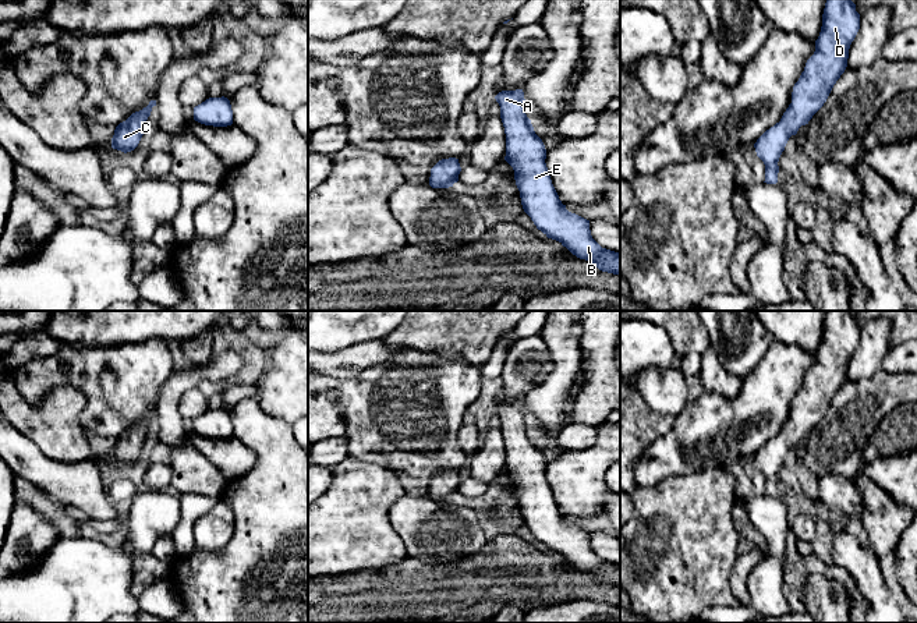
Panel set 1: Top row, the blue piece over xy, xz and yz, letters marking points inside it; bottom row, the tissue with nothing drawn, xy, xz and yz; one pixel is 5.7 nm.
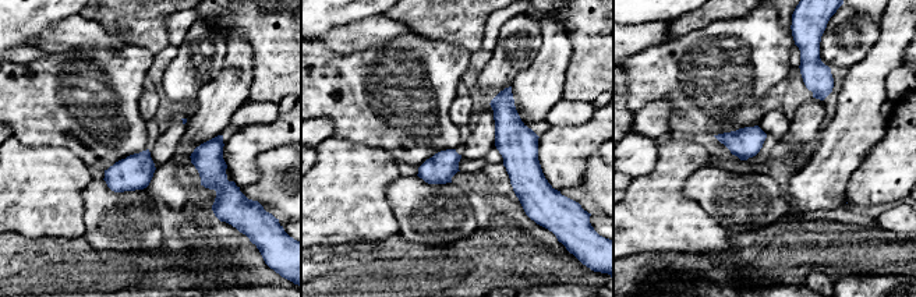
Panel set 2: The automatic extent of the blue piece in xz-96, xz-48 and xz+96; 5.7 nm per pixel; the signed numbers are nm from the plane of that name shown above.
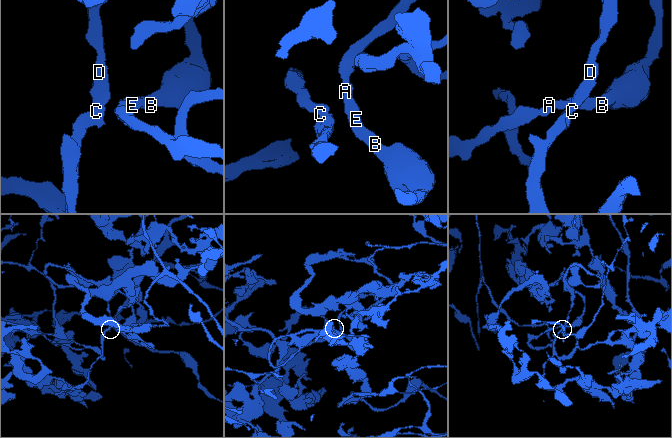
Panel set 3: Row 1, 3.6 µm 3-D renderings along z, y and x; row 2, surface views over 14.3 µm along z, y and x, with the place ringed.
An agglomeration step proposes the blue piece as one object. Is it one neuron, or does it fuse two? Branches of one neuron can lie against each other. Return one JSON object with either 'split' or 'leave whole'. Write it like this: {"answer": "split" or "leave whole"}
{"answer": "leave whole"}

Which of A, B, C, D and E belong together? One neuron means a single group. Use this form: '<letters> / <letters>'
A B C D E

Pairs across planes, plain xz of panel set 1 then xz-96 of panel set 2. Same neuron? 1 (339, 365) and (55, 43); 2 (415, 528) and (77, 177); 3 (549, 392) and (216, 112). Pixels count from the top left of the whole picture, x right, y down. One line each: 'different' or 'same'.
1: same
2: different
3: same

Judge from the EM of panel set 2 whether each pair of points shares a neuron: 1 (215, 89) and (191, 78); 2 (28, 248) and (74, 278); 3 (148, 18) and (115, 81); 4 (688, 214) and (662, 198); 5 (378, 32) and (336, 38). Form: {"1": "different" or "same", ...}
{"1": "different", "2": "same", "3": "different", "4": "same", "5": "same"}

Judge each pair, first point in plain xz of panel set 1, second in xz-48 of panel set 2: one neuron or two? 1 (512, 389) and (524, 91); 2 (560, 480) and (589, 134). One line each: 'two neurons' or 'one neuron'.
1: two neurons
2: one neuron

